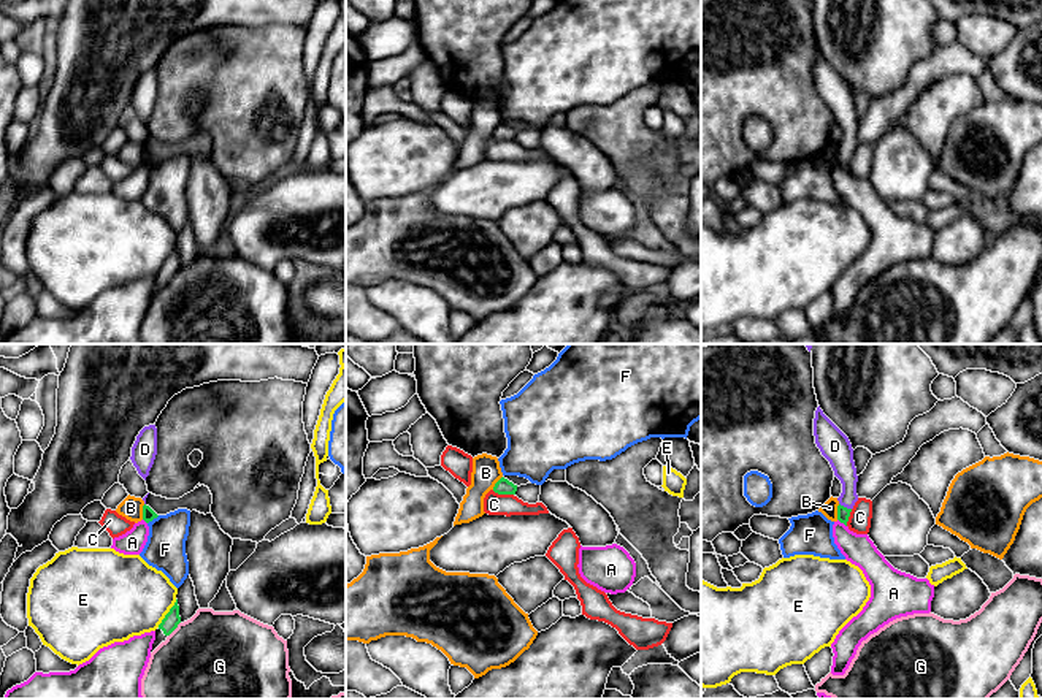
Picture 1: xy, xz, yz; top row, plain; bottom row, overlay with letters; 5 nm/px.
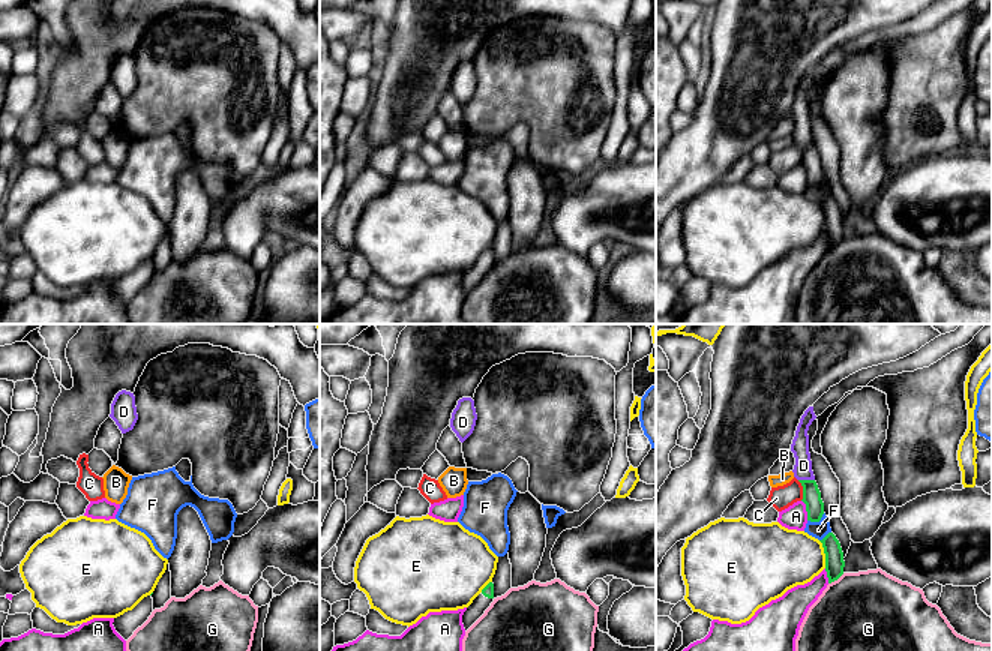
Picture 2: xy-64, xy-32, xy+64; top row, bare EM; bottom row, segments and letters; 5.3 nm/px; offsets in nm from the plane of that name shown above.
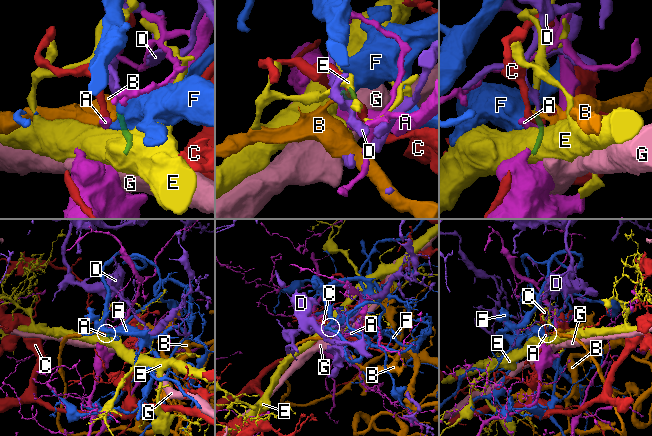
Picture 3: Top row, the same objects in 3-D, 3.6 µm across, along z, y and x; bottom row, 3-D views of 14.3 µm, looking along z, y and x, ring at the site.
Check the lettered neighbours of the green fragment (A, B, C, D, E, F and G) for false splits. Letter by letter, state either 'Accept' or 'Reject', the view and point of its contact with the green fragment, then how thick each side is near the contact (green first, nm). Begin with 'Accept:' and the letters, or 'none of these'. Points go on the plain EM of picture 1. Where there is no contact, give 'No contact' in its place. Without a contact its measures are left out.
Accept: D
A: Reject. Touches green at yz (842, 167). Thickness 60 nm (green) against 160 nm
B: Reject. Touches green at xy (143, 157). Thickness 60 nm (green) against 110 nm
C: Reject. Touches green at xz (503, 138). Thickness 80 nm (green) against 110 nm
D: Accept. Touches green at yz (846, 152). Thickness 60 nm (green) against 130 nm
E: Reject. Touches green at xy (167, 259). Thickness 80 nm (green) against 420 nm
F: Reject. Touches green at xy (153, 164). Thickness 60 nm (green) against 200 nm
G: Reject. Touches green at xy (175, 273). Thickness 80 nm (green) against 500 nm

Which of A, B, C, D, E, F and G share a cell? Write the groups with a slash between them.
A / B / C / D / E / F / G

